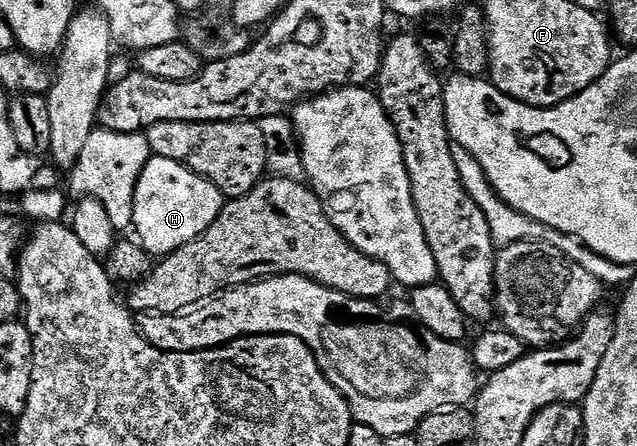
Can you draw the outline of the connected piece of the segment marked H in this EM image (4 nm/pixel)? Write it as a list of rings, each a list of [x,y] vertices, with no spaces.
[[[150,157],[137,180],[133,230],[153,256],[166,256],[201,236],[223,211],[225,199],[212,182],[194,174],[182,162]]]

